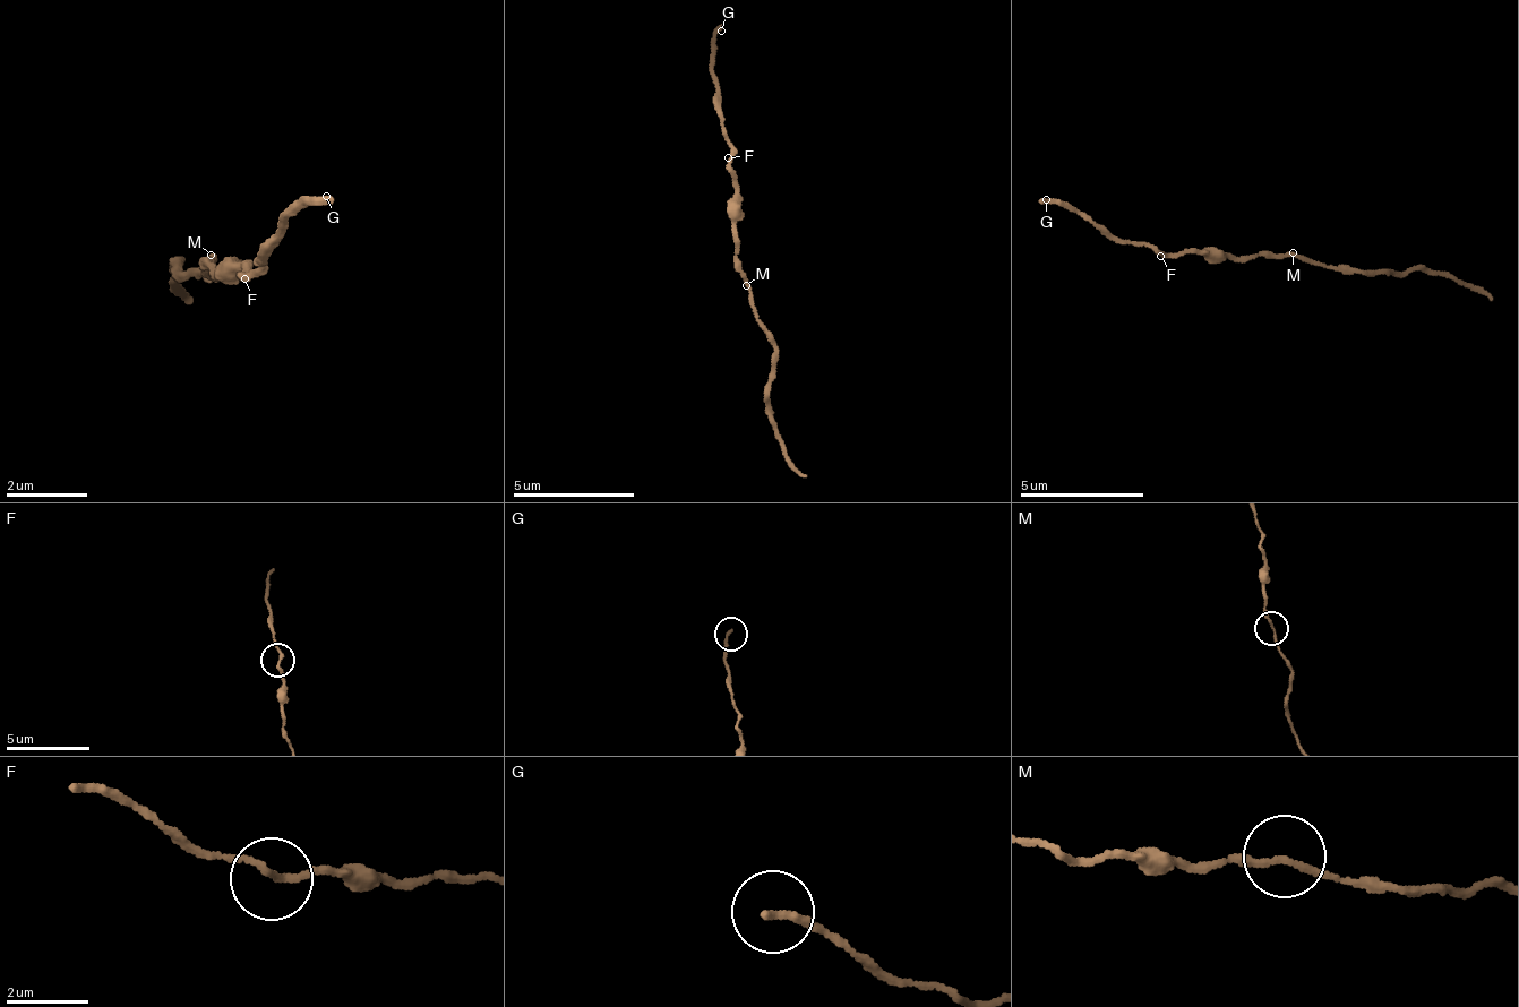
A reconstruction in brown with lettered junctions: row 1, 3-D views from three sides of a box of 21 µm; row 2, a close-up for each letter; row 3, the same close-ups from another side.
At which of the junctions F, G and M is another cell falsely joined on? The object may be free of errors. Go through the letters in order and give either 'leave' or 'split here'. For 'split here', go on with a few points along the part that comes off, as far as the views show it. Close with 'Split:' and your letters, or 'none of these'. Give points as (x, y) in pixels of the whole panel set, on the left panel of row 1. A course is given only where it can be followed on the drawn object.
F: leave
G: leave
M: leave
Split: none of these

